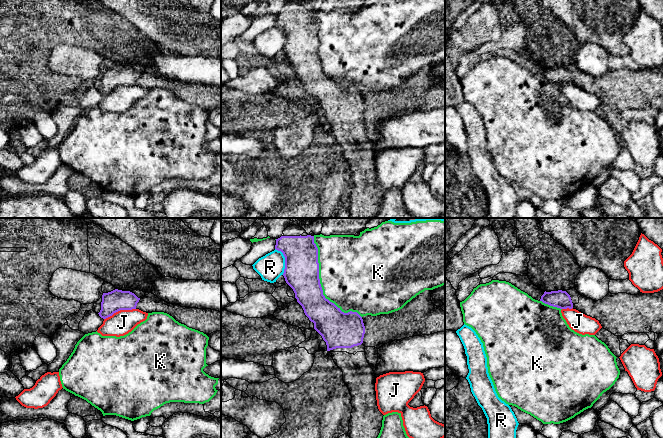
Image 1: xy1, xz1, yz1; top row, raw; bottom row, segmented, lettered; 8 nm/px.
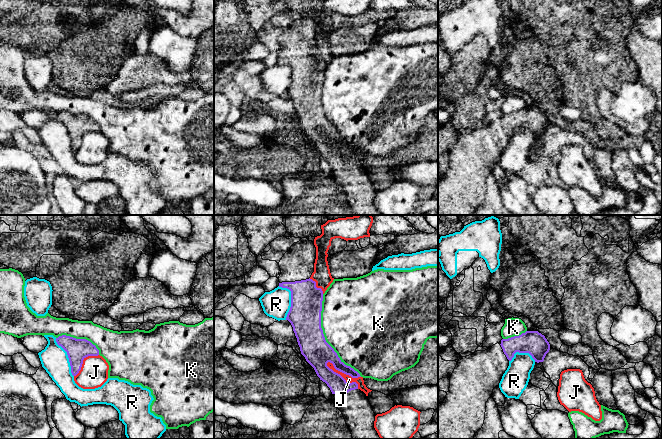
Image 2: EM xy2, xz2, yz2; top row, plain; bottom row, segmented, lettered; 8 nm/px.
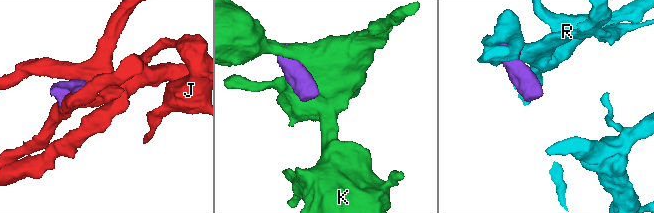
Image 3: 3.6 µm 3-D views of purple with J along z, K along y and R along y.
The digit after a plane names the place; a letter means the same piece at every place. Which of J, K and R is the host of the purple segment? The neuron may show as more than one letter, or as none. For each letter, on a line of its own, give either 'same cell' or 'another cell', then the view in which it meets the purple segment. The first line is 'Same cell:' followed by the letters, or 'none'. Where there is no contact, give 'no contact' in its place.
Same cell: none
J: another cell; contact in xz2
K: another cell; contact in xz1
R: another cell; contact in xz2

